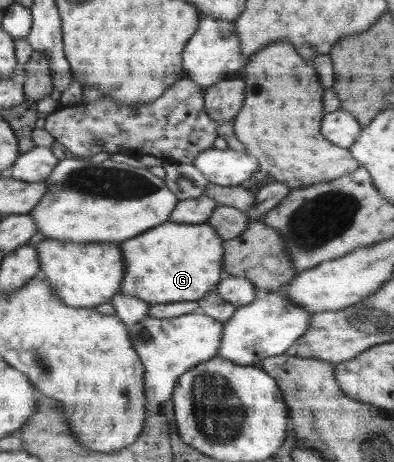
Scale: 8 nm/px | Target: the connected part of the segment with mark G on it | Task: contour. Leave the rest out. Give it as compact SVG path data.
M171 220L137 237L119 242L125 261L120 293L157 304L198 301L213 291L225 275L223 242L207 222L191 225Z

